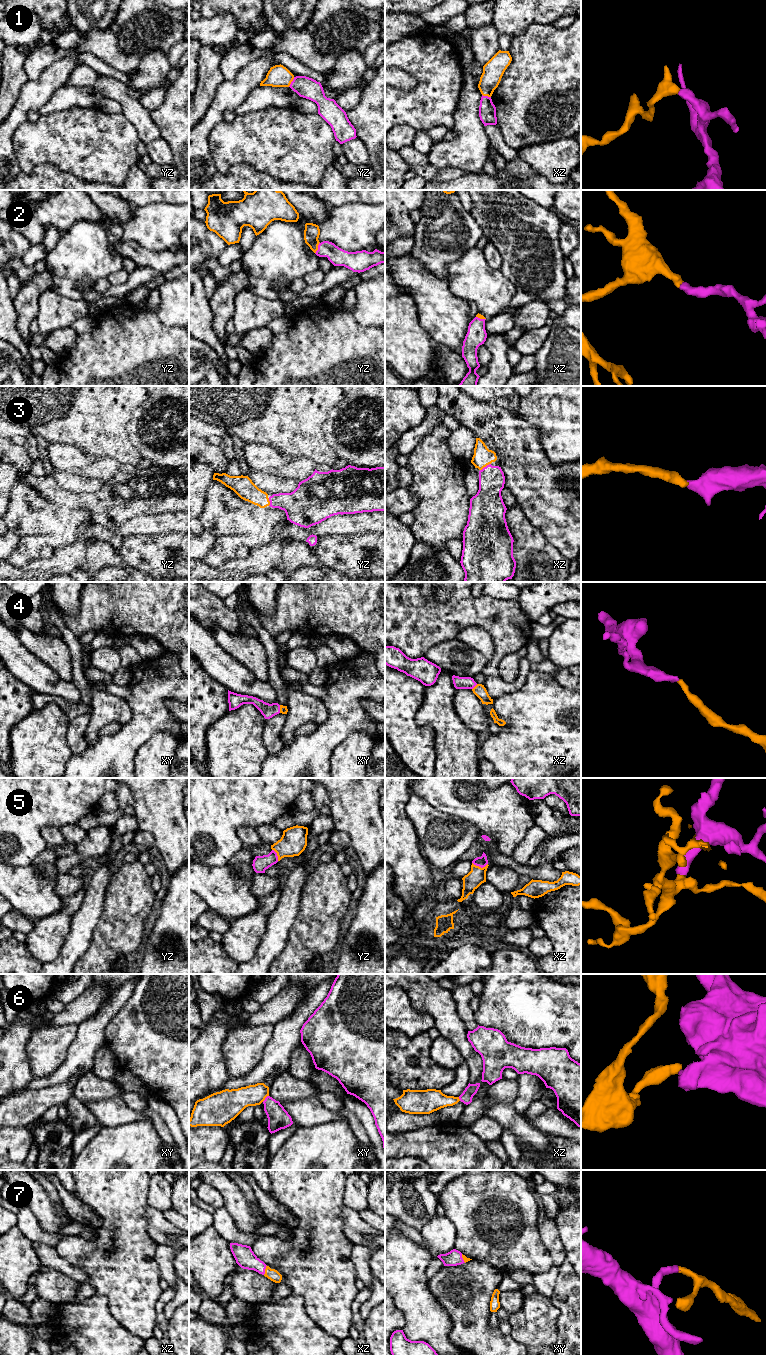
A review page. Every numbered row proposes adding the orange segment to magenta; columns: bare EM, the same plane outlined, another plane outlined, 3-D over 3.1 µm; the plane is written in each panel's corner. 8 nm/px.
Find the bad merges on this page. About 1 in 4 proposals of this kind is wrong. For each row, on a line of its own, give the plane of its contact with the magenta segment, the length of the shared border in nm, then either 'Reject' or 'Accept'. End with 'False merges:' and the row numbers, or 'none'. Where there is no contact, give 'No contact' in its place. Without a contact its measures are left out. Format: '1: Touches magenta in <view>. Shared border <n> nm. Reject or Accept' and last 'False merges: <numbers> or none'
1: Touches magenta in yz. Shared border 90 nm. Accept
2: Touches magenta in yz. Shared border 100 nm. Accept
3: Touches magenta in xz. Shared border 110 nm. Accept
4: Touches magenta in xy. Shared border 60 nm. Accept
5: Touches magenta in xz. Shared border 130 nm. Accept
6: Touches magenta in xy. Shared border 80 nm. Reject
7: Touches magenta in xz. Shared border 80 nm. Accept
False merges: 6

